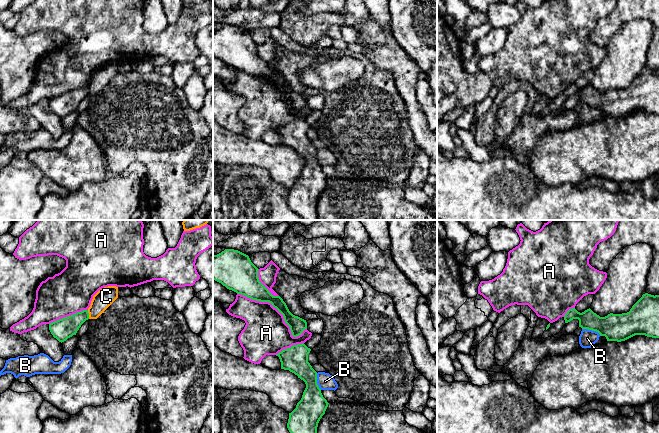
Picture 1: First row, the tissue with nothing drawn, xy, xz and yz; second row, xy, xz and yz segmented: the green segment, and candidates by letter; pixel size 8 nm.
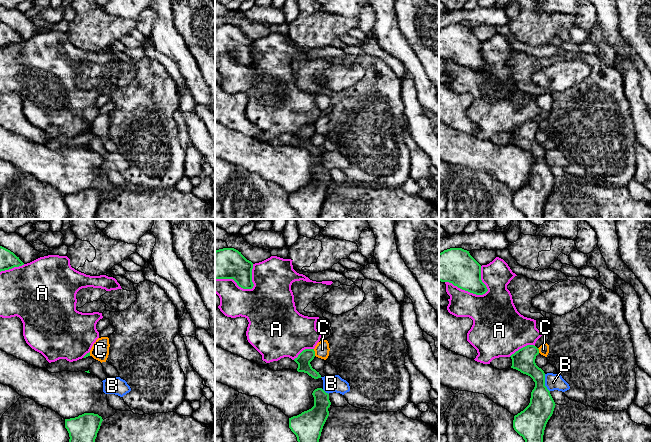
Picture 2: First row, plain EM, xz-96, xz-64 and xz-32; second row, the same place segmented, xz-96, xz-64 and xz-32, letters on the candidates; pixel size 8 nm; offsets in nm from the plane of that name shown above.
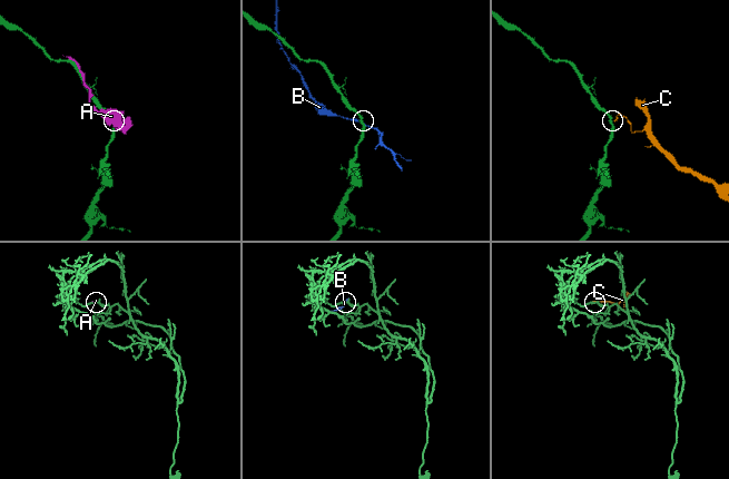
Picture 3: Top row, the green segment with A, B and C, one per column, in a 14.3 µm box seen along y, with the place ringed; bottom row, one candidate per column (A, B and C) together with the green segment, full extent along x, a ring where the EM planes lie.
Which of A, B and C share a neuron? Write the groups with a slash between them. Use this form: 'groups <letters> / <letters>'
groups A / B / C

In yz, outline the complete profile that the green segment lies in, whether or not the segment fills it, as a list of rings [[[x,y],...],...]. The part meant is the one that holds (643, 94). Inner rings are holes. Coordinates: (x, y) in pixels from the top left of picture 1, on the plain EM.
[[[645,69],[629,88],[600,93],[590,84],[580,89],[575,84],[564,91],[565,99],[579,96],[579,103],[596,107],[607,117],[625,117],[635,111],[659,114],[659,71]]]

